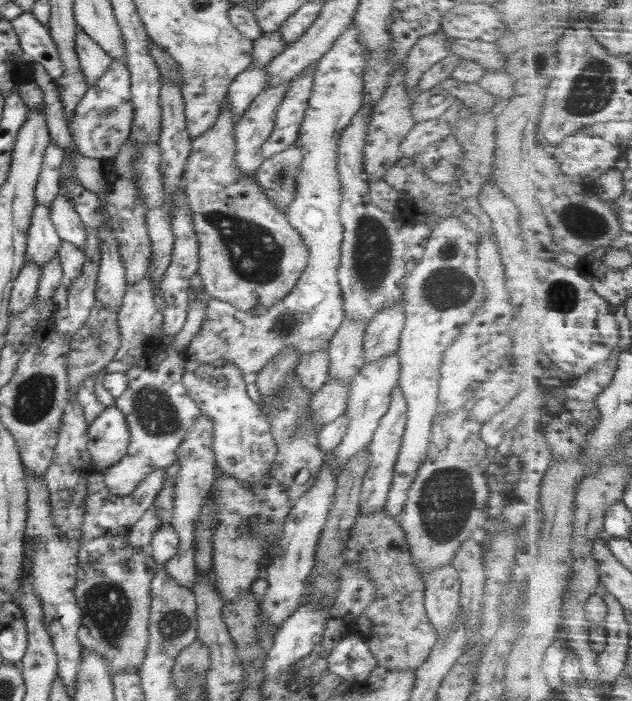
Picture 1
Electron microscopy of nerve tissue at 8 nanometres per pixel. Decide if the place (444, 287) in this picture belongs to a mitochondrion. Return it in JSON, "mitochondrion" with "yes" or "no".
{"mitochondrion":"yes"}

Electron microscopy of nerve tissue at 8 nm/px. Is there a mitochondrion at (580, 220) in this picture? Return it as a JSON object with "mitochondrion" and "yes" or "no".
{"mitochondrion":"yes"}

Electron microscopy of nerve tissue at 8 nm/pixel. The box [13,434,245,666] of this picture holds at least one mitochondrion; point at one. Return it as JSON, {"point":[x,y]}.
{"point":[107,605]}

